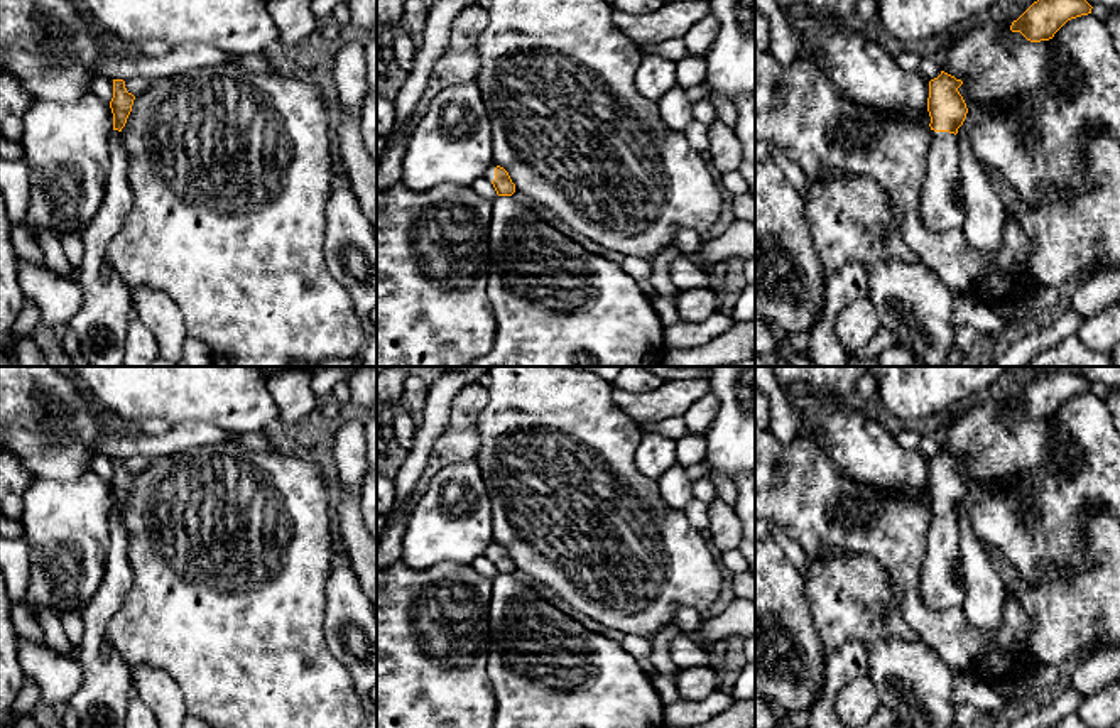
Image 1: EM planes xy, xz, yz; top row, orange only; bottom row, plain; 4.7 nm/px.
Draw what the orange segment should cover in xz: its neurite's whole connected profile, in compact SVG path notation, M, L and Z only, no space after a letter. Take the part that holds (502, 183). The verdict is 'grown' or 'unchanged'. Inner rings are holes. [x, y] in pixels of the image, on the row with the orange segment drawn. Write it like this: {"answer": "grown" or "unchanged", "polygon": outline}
{"answer": "grown", "polygon": "M492 164L485 177L493 184L498 196L512 196L515 193L515 184L503 167Z"}

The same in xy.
{"answer": "grown", "polygon": "M113 79L113 130L108 137L110 174L103 203L81 231L83 260L76 280L83 292L81 307L69 328L78 334L79 355L88 367L123 367L128 312L133 296L111 267L106 247L125 223L133 196L127 179L127 154L120 132L132 111L135 96L123 79Z"}

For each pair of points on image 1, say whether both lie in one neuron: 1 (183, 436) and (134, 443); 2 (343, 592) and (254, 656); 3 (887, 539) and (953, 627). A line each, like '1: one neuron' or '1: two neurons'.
1: one neuron
2: two neurons
3: one neuron

